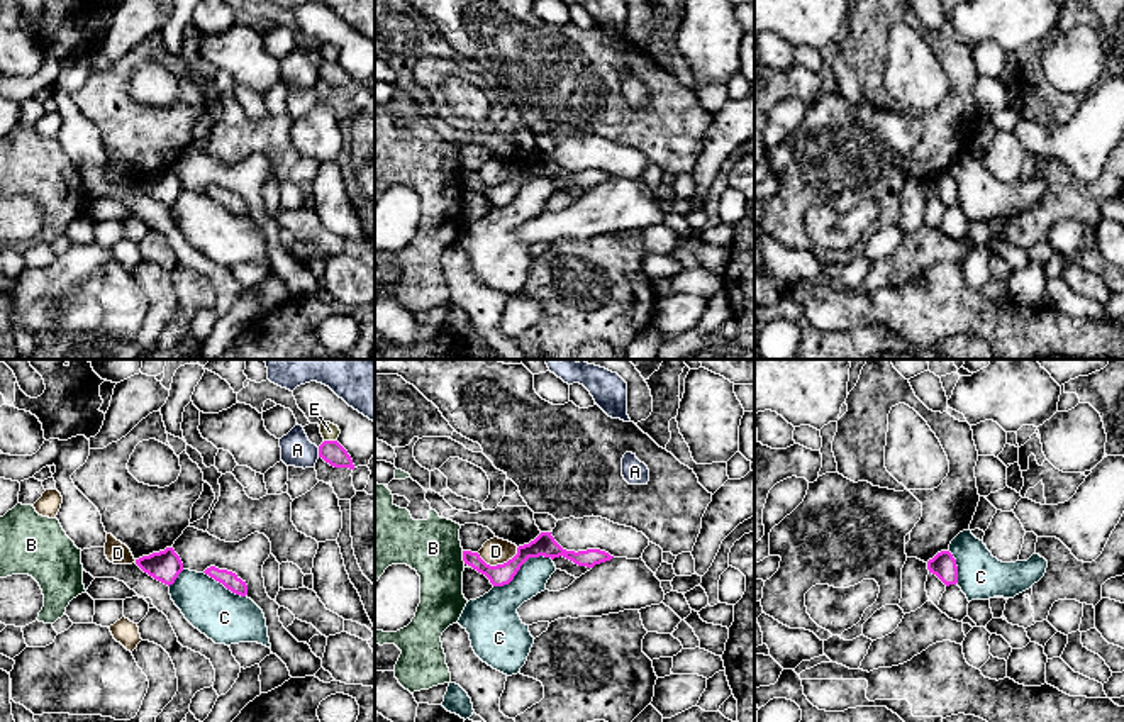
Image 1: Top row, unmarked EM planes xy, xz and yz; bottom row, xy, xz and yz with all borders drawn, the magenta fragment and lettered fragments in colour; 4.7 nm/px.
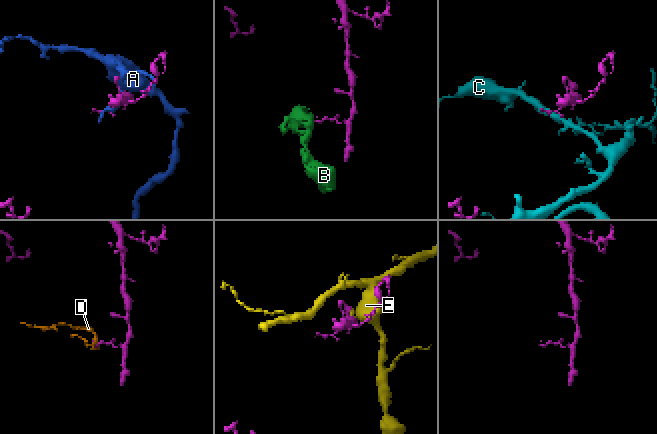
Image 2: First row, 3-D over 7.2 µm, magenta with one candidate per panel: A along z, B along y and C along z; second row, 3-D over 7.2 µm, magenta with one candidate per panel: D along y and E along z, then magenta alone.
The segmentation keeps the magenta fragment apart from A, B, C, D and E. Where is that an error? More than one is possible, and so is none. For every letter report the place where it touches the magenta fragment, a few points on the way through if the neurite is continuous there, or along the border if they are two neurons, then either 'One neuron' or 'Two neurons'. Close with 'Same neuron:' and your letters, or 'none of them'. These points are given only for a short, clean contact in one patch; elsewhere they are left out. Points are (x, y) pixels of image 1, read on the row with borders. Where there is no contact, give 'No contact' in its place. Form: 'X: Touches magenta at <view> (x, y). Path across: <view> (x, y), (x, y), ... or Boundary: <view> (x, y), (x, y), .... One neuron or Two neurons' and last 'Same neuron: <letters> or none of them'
A: Touches magenta at xy (319, 453). Two neurons
B: Touches magenta at xz (463, 558). Boundary: xz (461, 551), (465, 563). Two neurons
C: Touches magenta at xz (521, 565). Two neurons
D: Touches magenta at xz (499, 565). Boundary: xz (517, 548), (511, 558), (495, 565), (489, 565), (477, 553). Two neurons
E: Touches magenta at xy (331, 441). Two neurons
Same neuron: none of them

